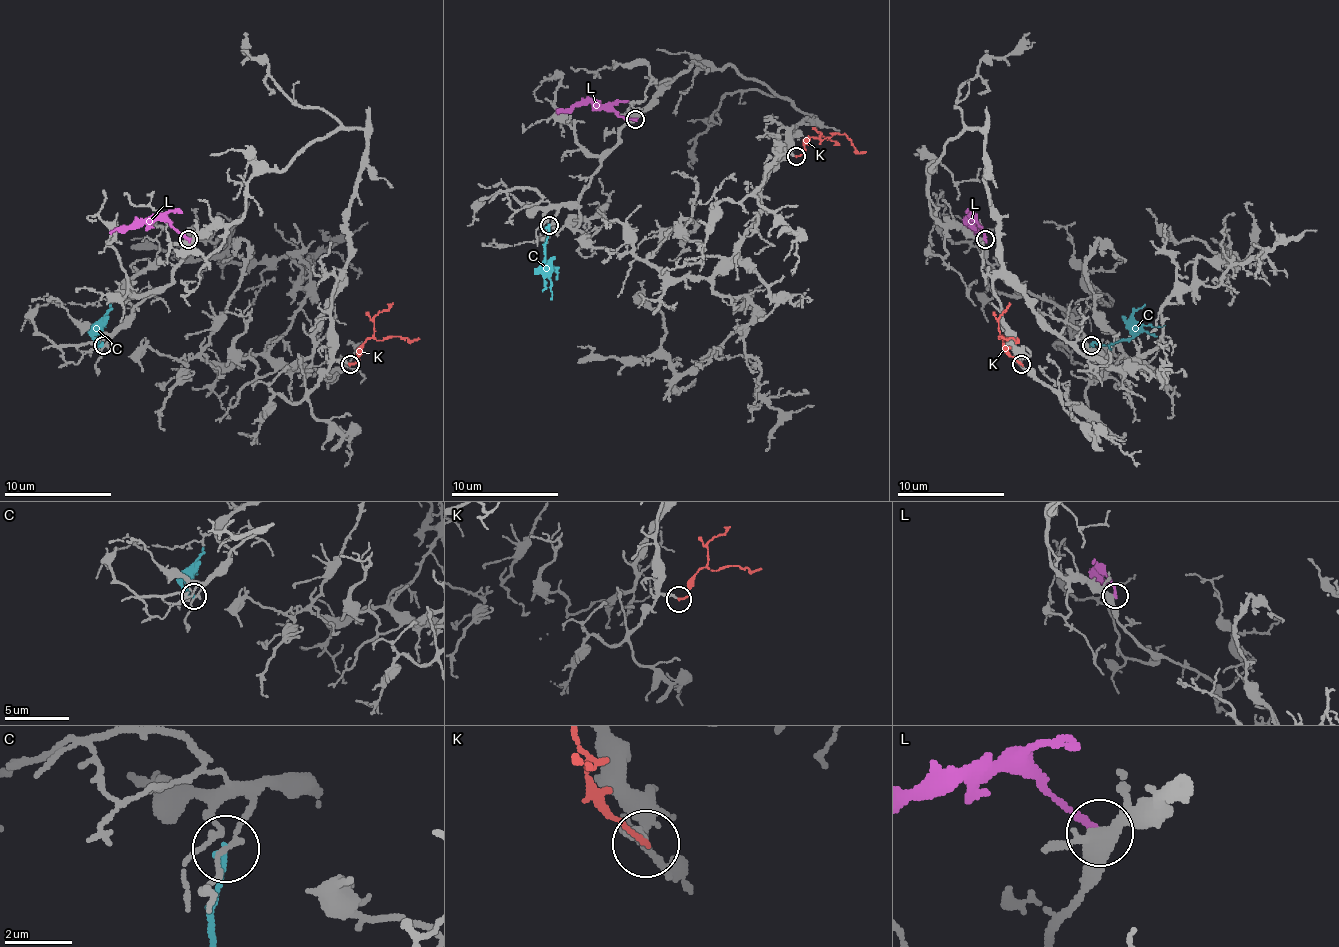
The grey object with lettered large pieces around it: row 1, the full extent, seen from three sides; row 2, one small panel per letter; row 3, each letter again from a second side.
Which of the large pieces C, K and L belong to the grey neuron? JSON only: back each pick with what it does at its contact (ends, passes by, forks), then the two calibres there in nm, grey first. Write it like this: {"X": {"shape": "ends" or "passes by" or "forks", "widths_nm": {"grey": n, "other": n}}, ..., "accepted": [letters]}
{"K": {"shape": "ends", "widths_nm": {"grey": 140, "other": 100}}, "accepted": ["K"]}

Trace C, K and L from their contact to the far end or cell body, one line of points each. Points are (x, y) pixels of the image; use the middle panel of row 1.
C: (548, 226), (543, 264), (548, 264), (556, 280)
K: (795, 156), (814, 137), (844, 135), (857, 151), (865, 151)
L: (634, 119), (605, 108), (575, 103), (556, 111)

